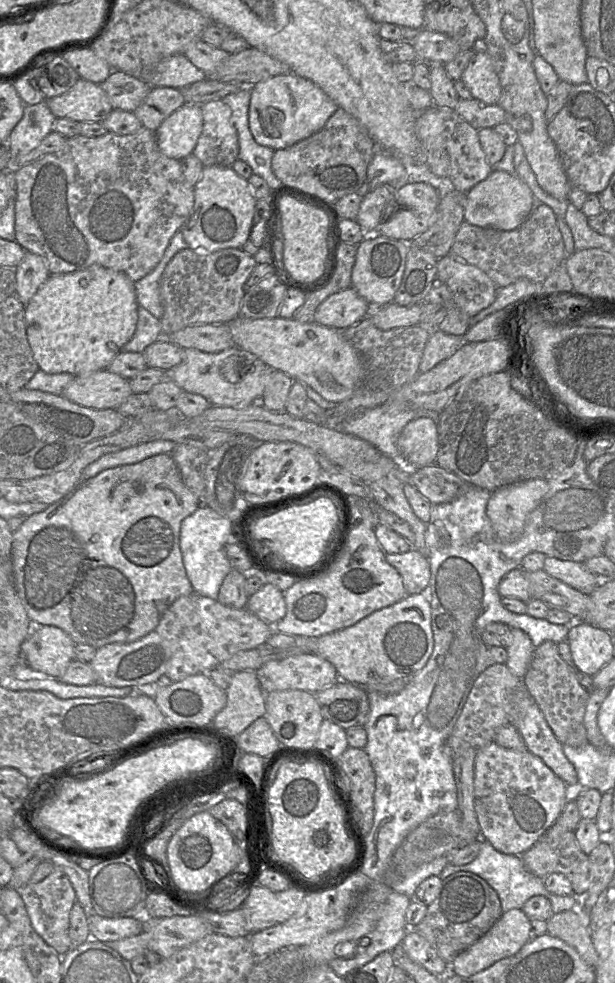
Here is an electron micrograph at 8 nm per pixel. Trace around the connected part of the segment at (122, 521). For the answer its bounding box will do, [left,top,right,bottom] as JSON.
[12,454,201,648]

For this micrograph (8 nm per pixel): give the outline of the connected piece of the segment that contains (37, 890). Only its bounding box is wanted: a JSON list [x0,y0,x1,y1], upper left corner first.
[21,869,77,955]

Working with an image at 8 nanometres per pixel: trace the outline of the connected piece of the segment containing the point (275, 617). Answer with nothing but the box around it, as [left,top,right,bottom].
[246,583,287,625]

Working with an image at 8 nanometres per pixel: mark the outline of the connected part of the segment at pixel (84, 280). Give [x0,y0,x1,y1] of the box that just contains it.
[25,265,139,377]

